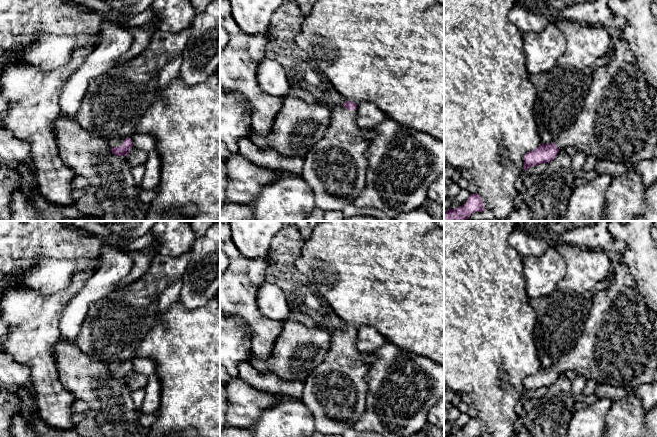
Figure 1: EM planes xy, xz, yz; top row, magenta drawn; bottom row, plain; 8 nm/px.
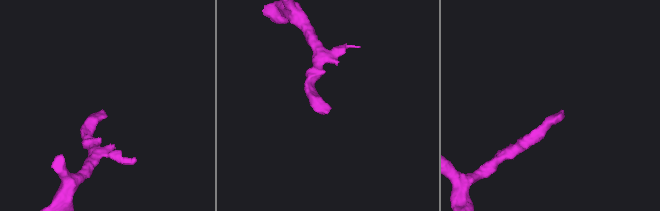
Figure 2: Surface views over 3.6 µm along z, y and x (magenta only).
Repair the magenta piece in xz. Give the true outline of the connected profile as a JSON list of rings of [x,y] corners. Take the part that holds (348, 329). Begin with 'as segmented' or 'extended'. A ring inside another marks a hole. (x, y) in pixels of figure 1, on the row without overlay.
extended | [[[345,325],[342,330],[332,333],[331,347],[324,361],[313,369],[304,381],[304,390],[300,400],[308,407],[314,415],[316,431],[325,435],[342,435],[347,429],[352,429],[366,409],[367,374],[371,363],[361,359],[361,352],[356,349],[355,334],[357,328]]]

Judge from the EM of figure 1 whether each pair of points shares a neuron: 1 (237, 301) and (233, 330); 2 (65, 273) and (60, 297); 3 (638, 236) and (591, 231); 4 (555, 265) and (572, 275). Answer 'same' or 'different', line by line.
1: different
2: different
3: different
4: different

